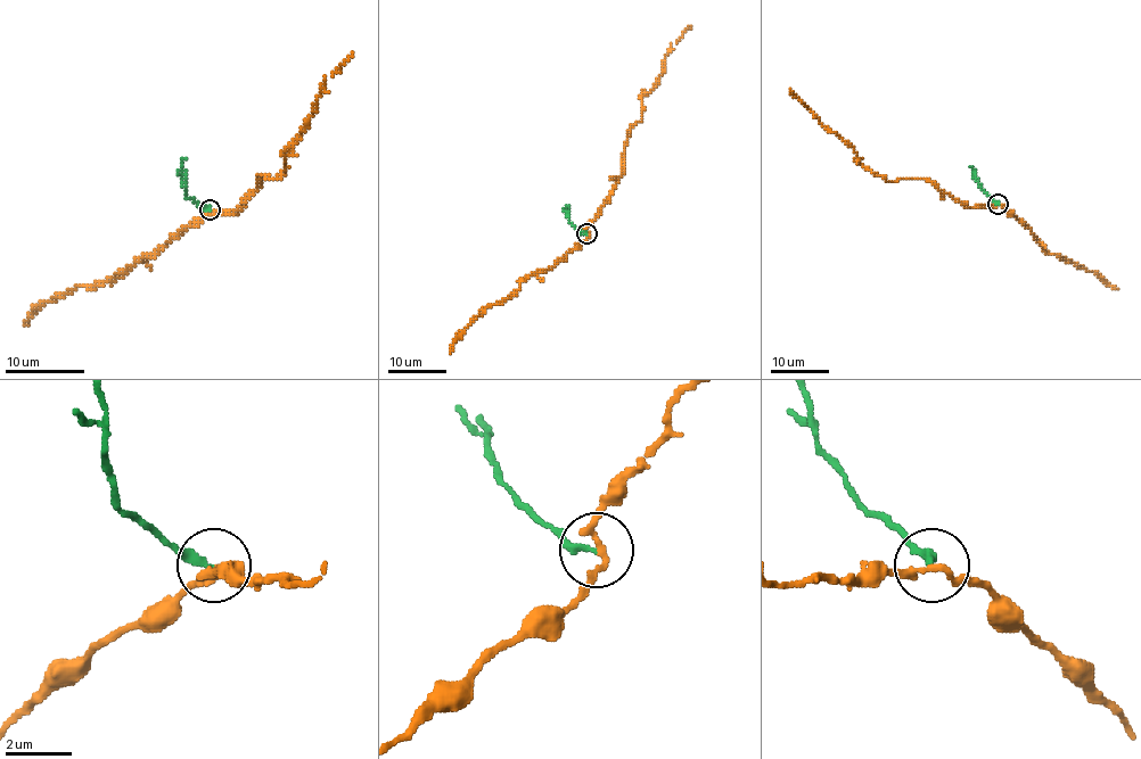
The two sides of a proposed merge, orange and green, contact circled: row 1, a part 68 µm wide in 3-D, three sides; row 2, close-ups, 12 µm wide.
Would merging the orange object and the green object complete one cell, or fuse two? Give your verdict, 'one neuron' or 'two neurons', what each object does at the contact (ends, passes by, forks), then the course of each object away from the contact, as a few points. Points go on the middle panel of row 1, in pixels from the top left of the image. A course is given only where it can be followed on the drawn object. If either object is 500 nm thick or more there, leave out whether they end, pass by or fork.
two neurons; orange passes by; green ends; course orange (587, 233), (621, 174), (623, 146), (641, 120), (639, 98), (653, 89), (670, 46), (690, 25); course green (587, 233), (569, 222), (567, 212), (569, 205)

